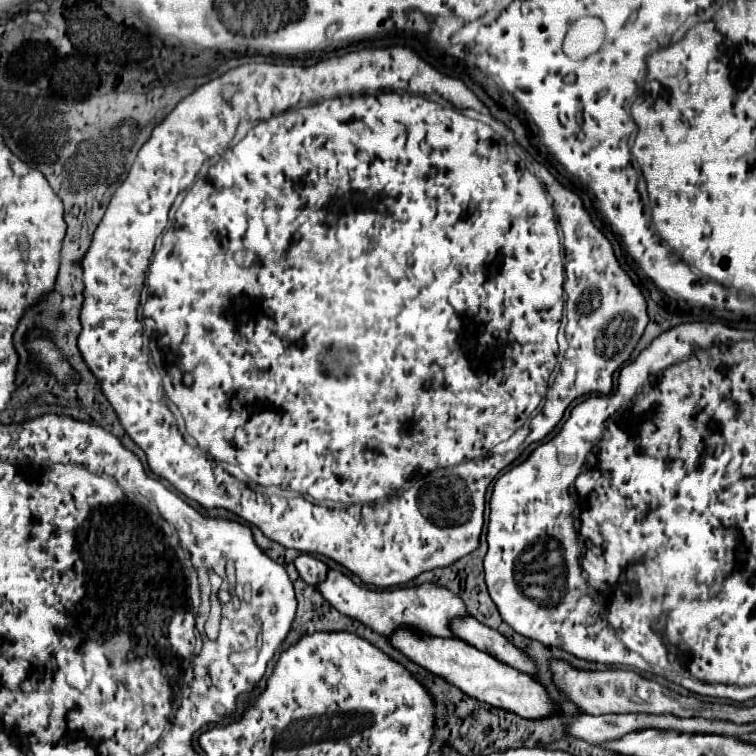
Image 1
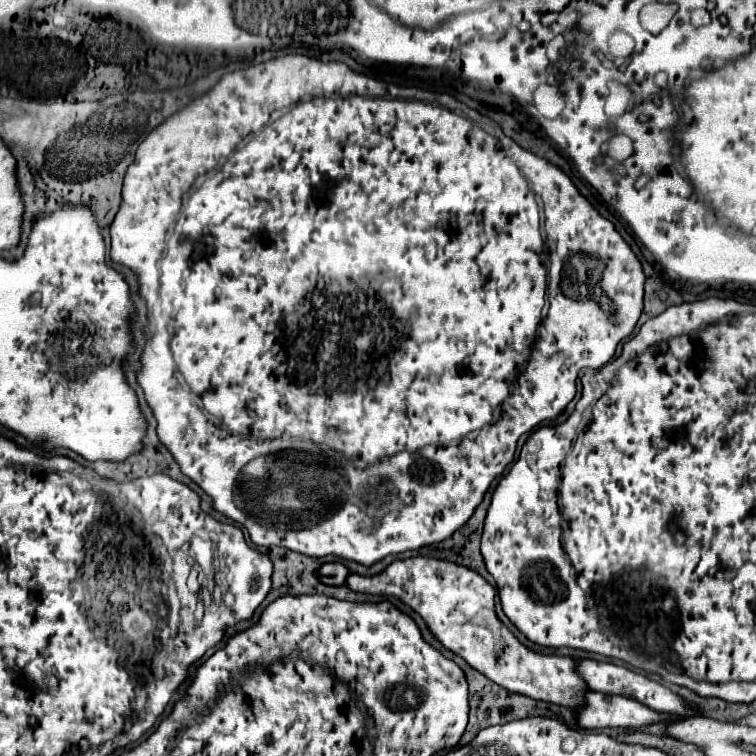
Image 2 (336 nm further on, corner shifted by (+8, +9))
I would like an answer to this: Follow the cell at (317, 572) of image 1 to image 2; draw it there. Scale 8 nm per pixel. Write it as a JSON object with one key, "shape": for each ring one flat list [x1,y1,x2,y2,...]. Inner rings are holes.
{"shape":[[331,562,331,564,321,566,319,574,321,574,321,582,325,582,329,586,343,586,349,576,349,568,341,562]]}

